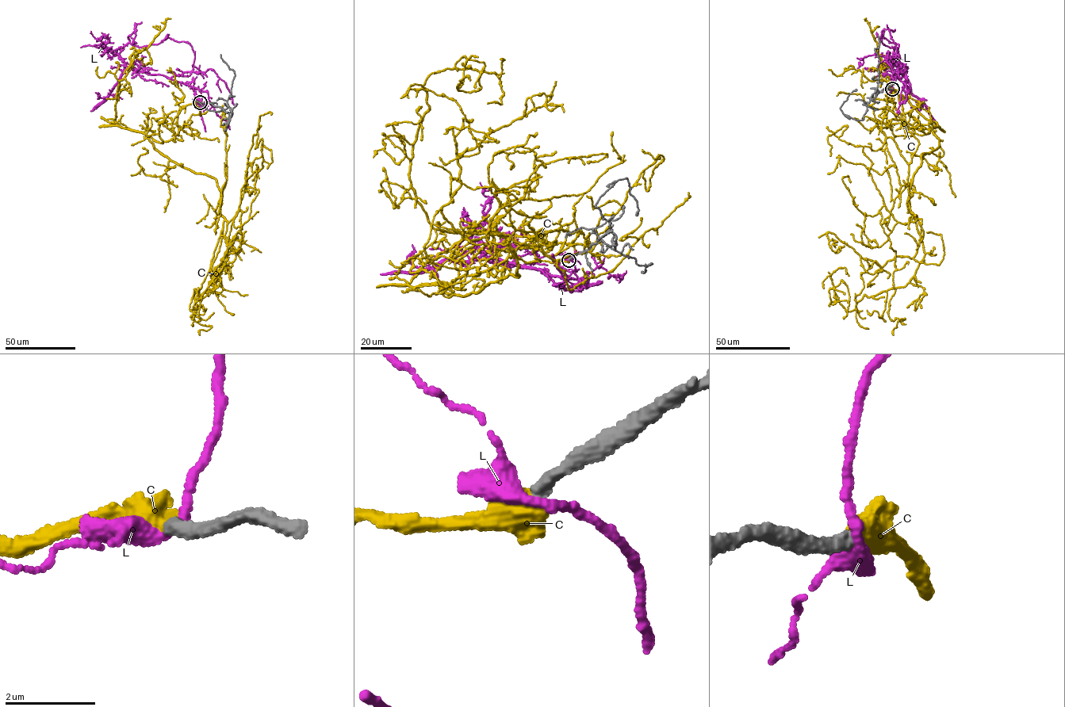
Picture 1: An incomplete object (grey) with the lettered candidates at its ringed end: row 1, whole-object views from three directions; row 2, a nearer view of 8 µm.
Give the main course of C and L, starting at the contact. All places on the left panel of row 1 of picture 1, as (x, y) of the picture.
C: (200, 102), (181, 107), (174, 138), (149, 138), (216, 180), (223, 229), (193, 288), (219, 273), (234, 314)
L: (201, 103), (201, 93), (195, 88), (124, 68), (120, 54), (126, 44), (147, 46), (159, 43), (169, 34)

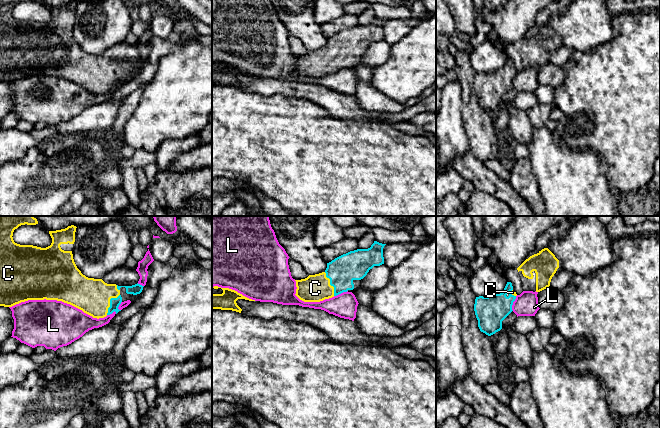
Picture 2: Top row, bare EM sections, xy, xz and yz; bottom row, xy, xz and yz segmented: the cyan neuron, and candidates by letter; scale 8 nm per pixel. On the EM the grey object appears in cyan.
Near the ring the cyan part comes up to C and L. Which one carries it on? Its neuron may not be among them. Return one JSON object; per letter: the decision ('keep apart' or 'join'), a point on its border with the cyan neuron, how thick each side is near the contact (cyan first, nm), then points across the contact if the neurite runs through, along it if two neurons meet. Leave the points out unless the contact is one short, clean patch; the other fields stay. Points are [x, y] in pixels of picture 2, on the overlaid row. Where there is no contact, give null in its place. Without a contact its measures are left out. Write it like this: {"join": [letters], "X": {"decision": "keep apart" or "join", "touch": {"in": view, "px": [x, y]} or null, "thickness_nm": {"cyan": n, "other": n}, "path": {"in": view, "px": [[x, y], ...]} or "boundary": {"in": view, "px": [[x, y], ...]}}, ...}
{"join": ["C"], "C": {"decision": "join", "touch": {"in": "xz", "px": [330, 284]}, "thickness_nm": {"cyan": 240, "other": 220}, "path": {"in": "xz", "px": [[354, 265], [347, 267], [330, 284], [315, 288]]}}, "L": {"decision": "keep apart", "touch": {"in": "yz", "px": [512, 303]}, "thickness_nm": {"cyan": 240, "other": 190}, "boundary": {"in": "yz", "px": [[516, 296], [512, 310]]}}}

